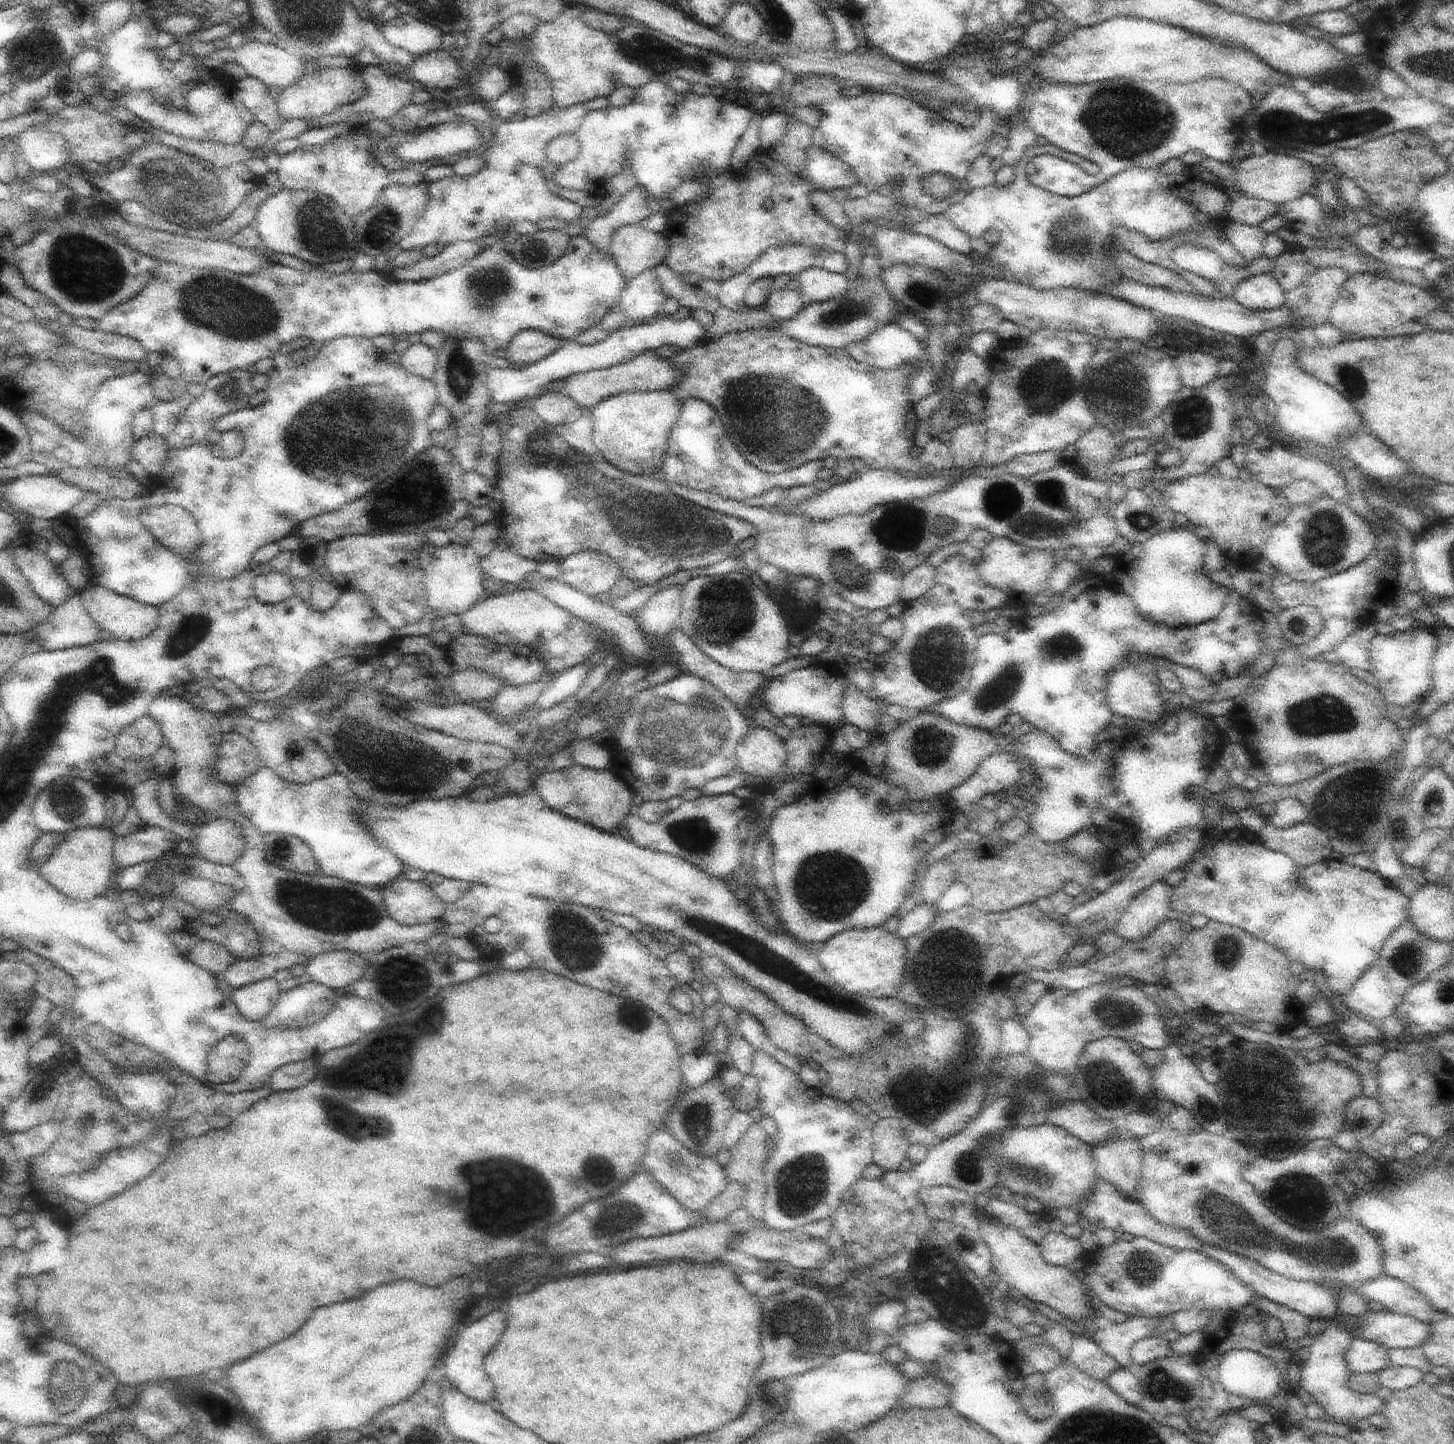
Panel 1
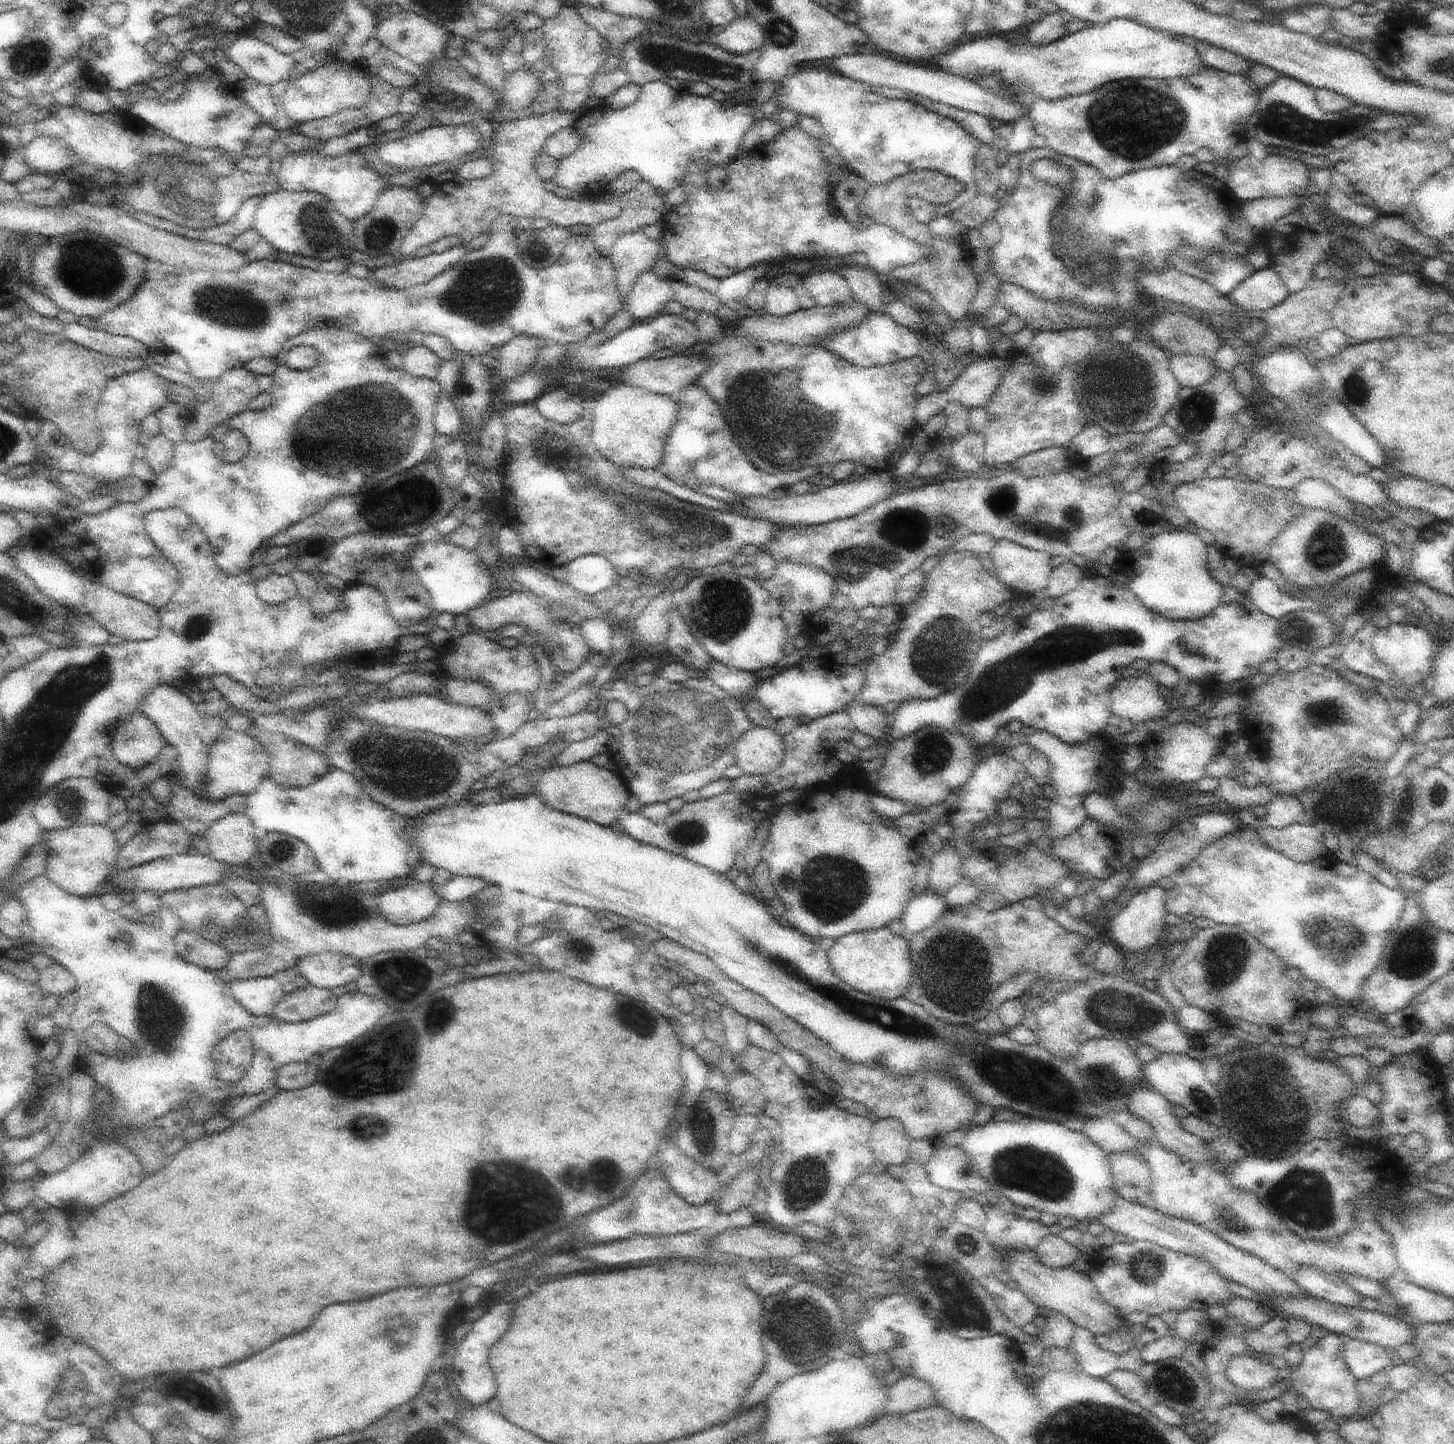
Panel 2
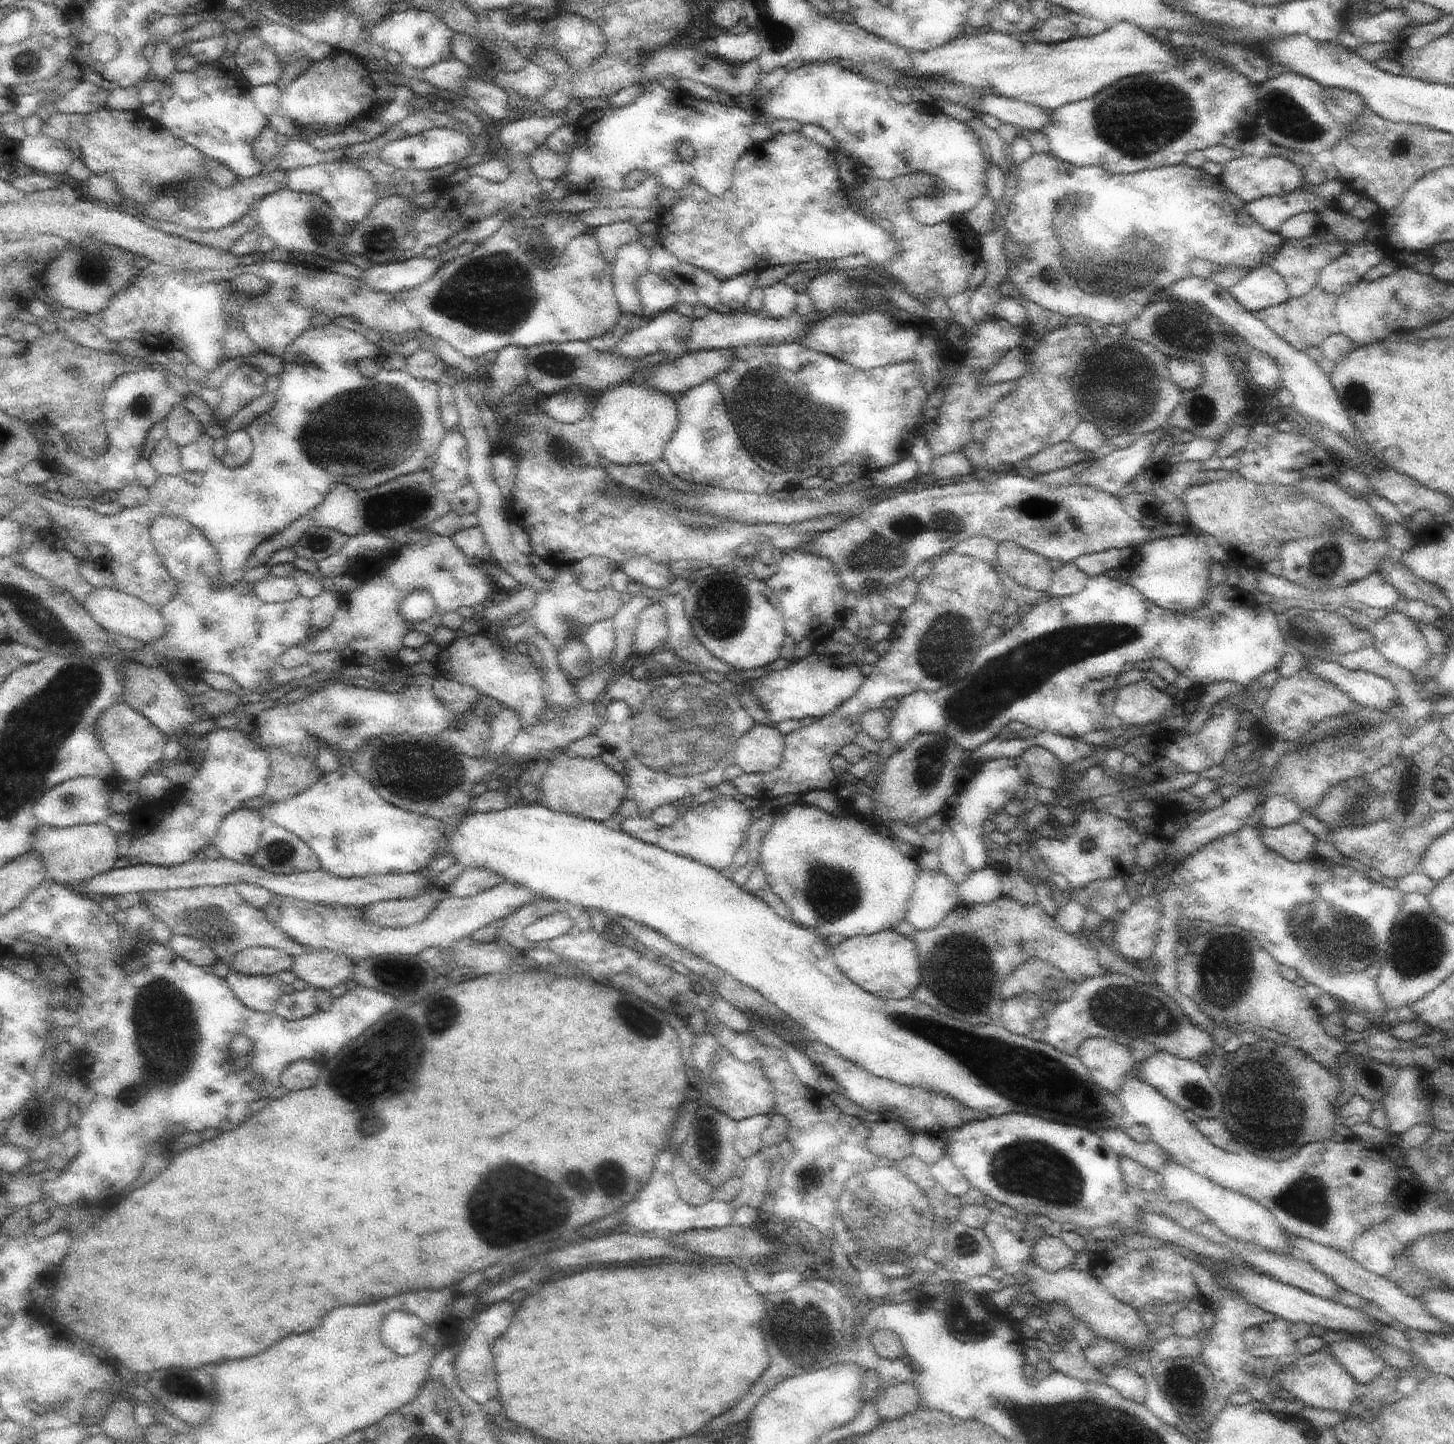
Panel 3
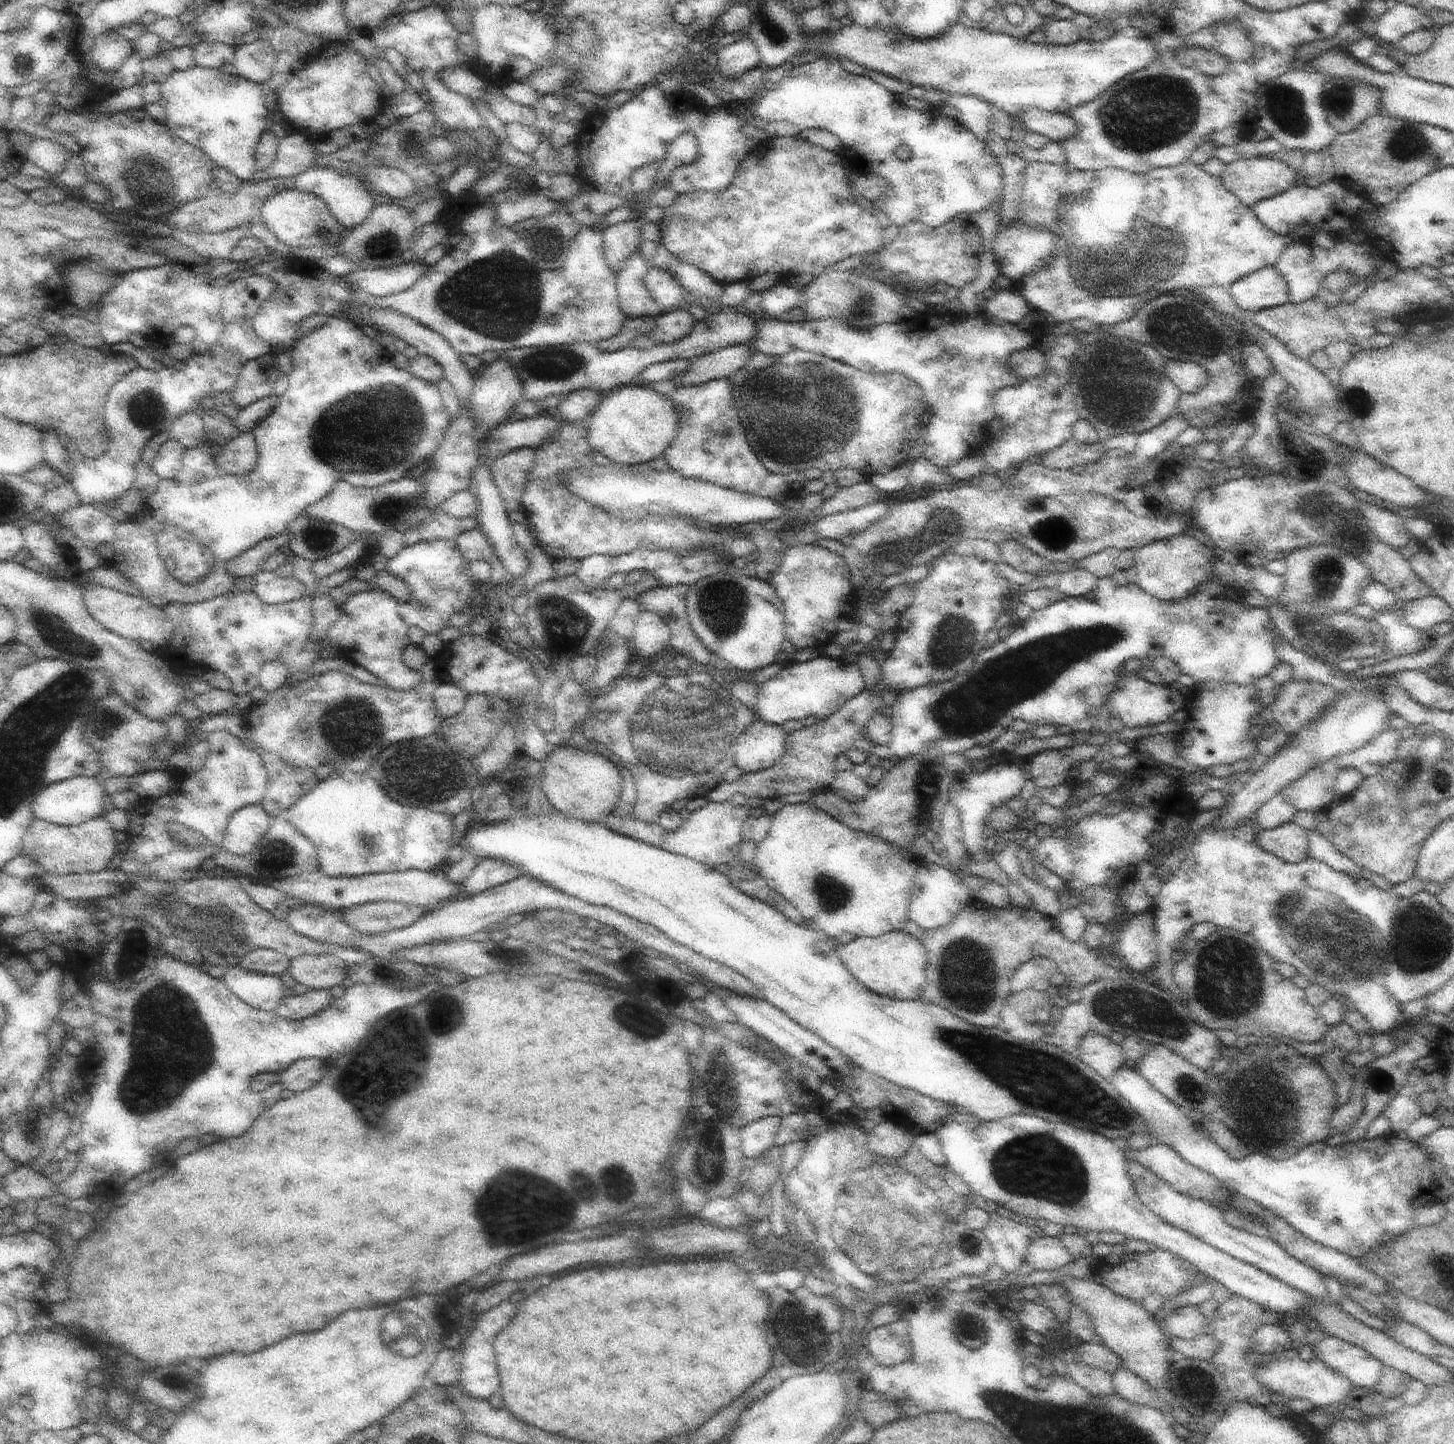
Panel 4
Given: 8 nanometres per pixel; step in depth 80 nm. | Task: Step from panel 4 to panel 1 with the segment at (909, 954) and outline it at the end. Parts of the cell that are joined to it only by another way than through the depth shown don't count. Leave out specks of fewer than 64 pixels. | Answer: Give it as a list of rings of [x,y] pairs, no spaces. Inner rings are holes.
[[[883,927],[852,928],[836,934],[824,942],[824,950],[818,954],[818,962],[826,976],[842,990],[866,997],[896,997],[906,978],[906,944],[902,938],[886,932]]]

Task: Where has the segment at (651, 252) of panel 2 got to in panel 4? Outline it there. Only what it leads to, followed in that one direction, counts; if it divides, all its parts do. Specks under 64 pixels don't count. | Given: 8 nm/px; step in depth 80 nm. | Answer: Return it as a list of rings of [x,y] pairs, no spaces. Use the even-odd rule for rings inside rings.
[[[640,250],[635,255],[629,258],[624,264],[624,268],[619,270],[617,274],[617,291],[619,294],[619,303],[622,312],[627,317],[652,317],[658,318],[668,310],[656,303],[653,296],[650,294],[645,283],[645,278],[649,269],[648,262],[641,256]]]

